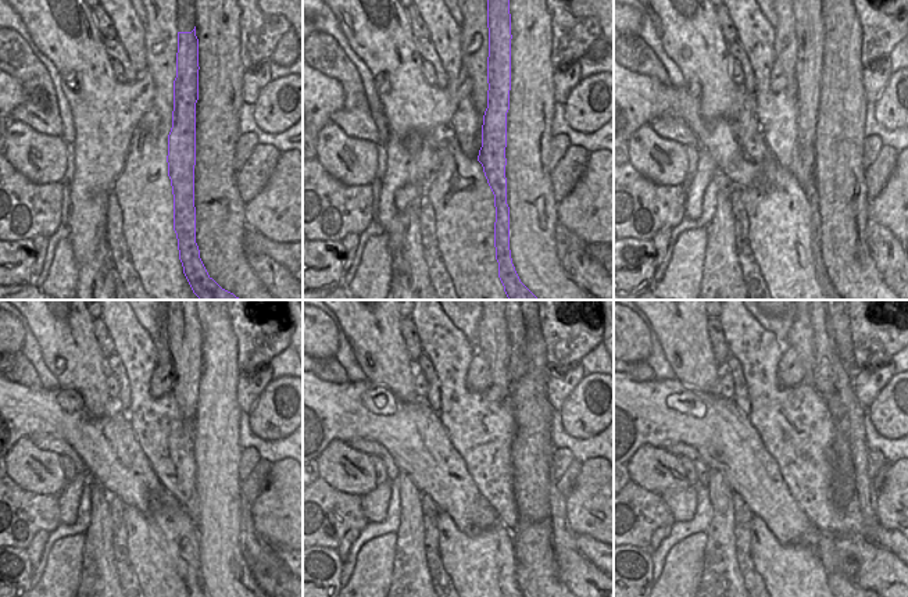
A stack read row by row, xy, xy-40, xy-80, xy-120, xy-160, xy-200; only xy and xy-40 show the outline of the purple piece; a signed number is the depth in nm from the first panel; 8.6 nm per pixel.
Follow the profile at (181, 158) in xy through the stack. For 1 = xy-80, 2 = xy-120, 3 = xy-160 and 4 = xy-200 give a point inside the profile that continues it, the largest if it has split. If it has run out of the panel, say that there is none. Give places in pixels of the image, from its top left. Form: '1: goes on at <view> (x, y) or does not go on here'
1: goes on at xy-80 (808, 17)
2: goes on at xy-120 (183, 329)
3: goes on at xy-160 (492, 342)
4: goes on at xy-200 (800, 336)

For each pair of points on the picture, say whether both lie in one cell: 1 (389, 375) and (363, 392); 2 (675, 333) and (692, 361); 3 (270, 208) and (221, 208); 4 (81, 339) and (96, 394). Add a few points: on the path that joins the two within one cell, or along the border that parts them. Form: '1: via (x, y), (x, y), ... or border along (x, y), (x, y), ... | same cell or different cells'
1: border along (367, 378), (389, 389) | different cells
2: via (682, 340), (689, 354) | same cell
3: border along (245, 204), (245, 222), (247, 225) | different cells
4: via (81, 353), (81, 368), (89, 381) | same cell

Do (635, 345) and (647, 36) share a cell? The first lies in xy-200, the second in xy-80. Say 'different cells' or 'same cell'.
different cells

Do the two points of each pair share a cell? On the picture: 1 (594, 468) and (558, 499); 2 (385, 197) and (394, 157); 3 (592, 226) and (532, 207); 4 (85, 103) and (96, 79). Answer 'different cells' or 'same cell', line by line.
1: different cells
2: same cell
3: different cells
4: same cell

